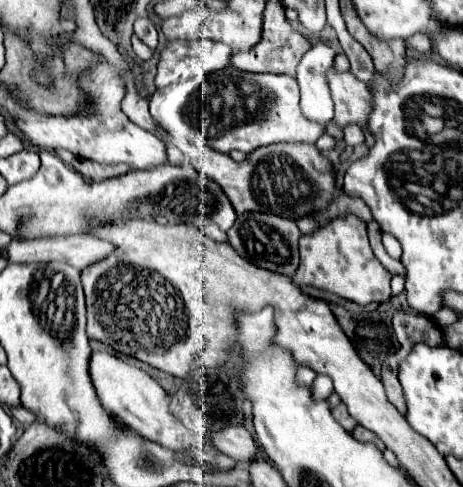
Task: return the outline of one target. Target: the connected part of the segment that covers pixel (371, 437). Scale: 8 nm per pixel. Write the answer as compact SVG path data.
M357 426L357 428L353 430L353 436L355 436L359 442L371 442L371 444L375 444L379 450L385 450L385 444L379 440L379 436L373 434L373 432L369 432L369 430L363 428L363 426Z

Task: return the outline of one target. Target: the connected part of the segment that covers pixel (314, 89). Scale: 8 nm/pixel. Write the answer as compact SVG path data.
M325 42L315 44L297 66L301 88L301 110L309 120L327 124L333 118L333 100L327 84L327 70L333 66L335 50Z

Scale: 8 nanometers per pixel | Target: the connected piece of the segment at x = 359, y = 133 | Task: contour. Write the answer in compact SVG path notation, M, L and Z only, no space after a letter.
M345 126L345 142L349 146L357 146L357 144L363 144L365 142L365 136L363 136L363 130L359 126Z

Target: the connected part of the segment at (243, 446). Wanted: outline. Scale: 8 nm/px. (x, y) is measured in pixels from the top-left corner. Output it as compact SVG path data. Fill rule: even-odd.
M237 424L237 426L225 426L221 430L209 430L209 438L215 448L225 452L227 456L235 458L241 466L247 466L253 456L257 456L257 442L253 440L251 432Z

